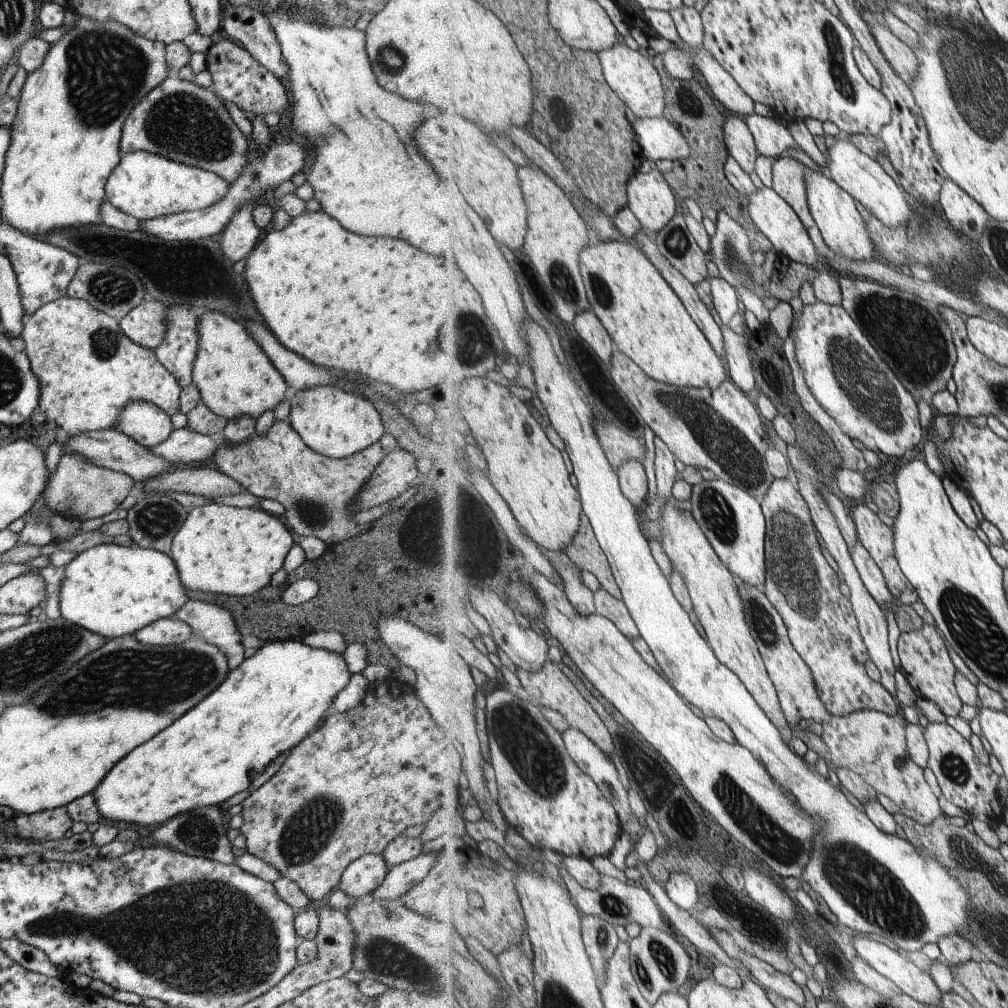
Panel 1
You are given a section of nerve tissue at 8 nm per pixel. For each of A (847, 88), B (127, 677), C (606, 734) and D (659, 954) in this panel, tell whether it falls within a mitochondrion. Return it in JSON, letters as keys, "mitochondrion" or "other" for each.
{"A":"mitochondrion","B":"mitochondrion","C":"other","D":"mitochondrion"}

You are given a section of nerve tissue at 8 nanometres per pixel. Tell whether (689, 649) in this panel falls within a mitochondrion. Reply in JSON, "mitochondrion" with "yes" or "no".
{"mitochondrion":"no"}

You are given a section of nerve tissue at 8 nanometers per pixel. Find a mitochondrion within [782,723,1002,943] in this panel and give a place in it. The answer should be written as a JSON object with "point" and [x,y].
{"point":[956,771]}

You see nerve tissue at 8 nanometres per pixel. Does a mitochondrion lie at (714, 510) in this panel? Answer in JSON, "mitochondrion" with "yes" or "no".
{"mitochondrion":"yes"}

